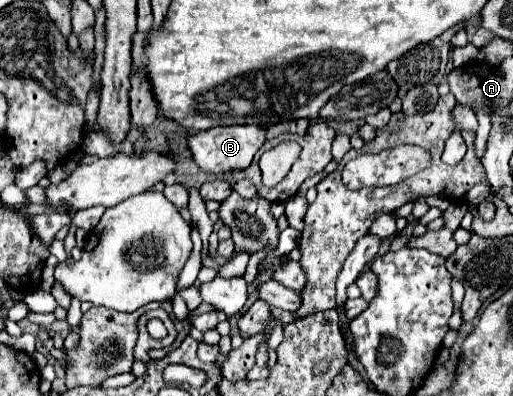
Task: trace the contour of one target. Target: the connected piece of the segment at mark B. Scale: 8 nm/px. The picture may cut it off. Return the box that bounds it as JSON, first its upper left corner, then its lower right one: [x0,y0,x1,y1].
[189,125,267,173]

